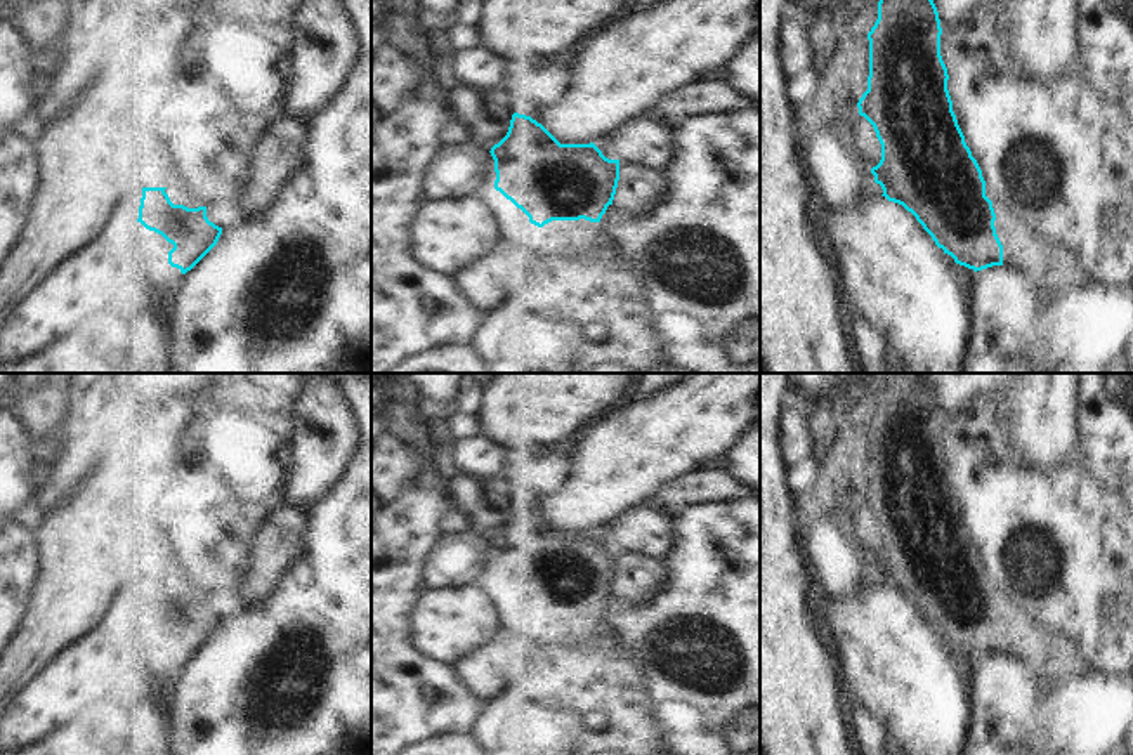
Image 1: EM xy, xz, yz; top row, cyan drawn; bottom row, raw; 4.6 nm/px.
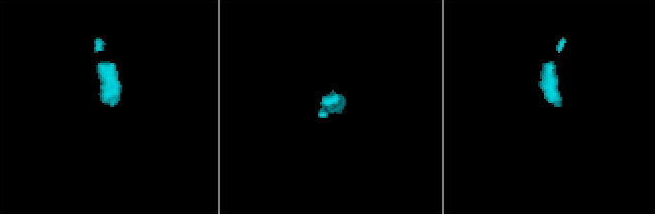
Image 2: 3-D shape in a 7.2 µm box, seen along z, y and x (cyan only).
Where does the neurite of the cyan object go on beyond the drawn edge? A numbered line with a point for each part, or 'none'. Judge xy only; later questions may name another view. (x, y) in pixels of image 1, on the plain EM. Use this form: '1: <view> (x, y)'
1: xy (176, 585)

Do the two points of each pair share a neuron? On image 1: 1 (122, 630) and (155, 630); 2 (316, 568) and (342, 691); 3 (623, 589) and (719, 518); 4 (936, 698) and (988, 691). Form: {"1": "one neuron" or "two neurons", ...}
{"1": "one neuron", "2": "one neuron", "3": "two neurons", "4": "two neurons"}

